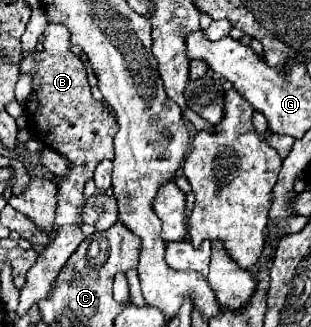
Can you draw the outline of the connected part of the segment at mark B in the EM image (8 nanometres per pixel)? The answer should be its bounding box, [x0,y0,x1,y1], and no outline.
[20,24,116,228]

